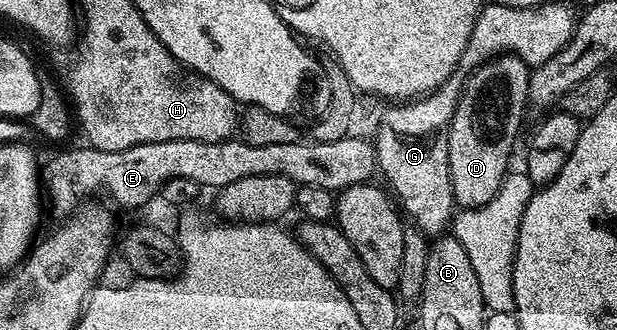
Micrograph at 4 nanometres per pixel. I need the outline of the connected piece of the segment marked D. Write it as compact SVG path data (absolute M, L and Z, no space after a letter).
M505 53L480 64L463 80L460 100L454 109L452 124L448 126L450 181L461 208L490 201L490 197L498 193L504 176L509 174L508 158L524 119L524 107L529 106L529 74L530 68L519 57Z

